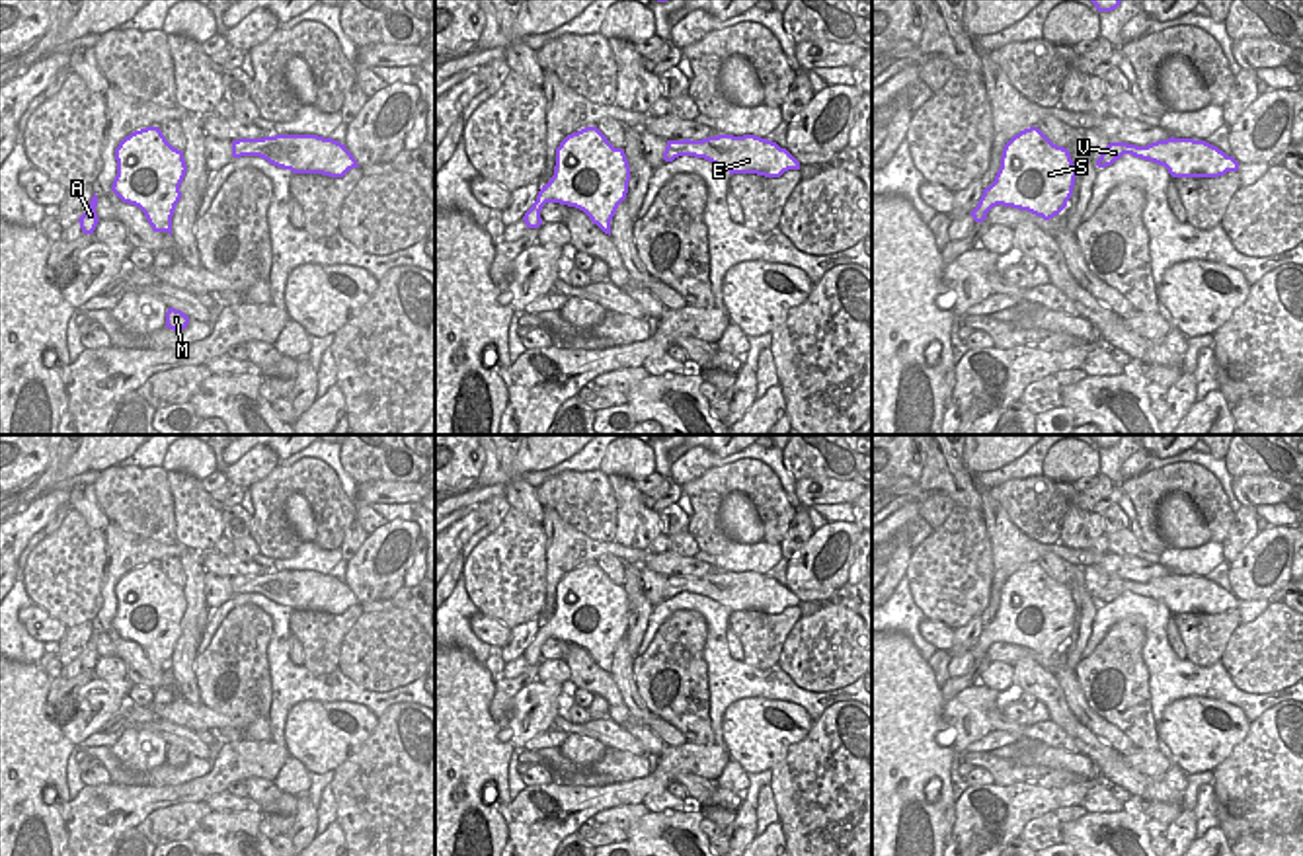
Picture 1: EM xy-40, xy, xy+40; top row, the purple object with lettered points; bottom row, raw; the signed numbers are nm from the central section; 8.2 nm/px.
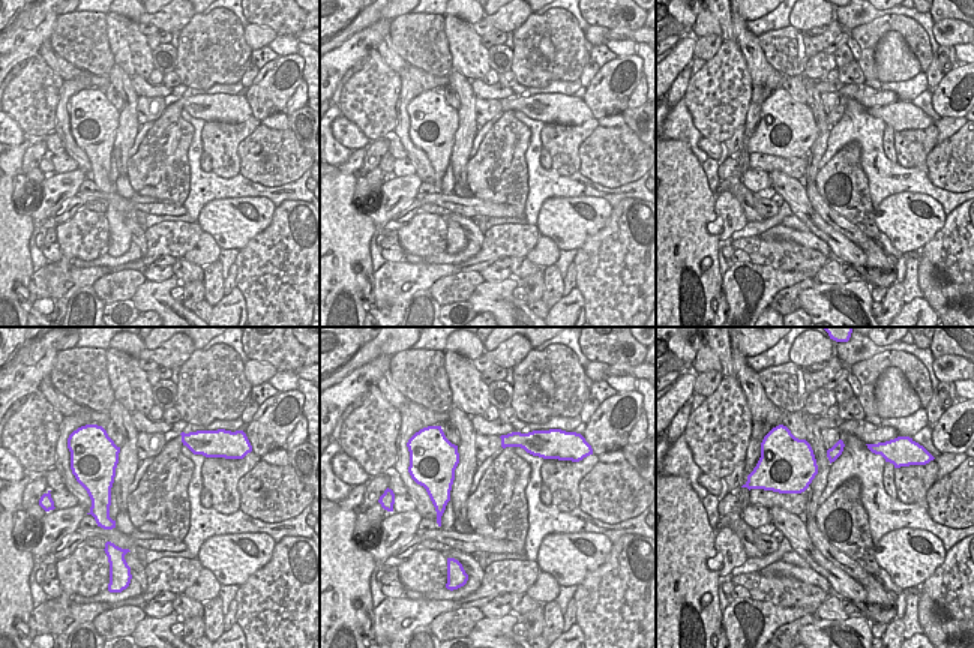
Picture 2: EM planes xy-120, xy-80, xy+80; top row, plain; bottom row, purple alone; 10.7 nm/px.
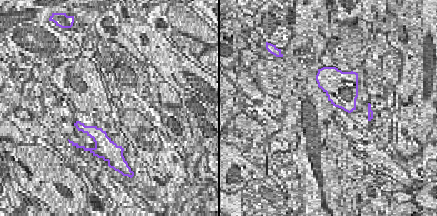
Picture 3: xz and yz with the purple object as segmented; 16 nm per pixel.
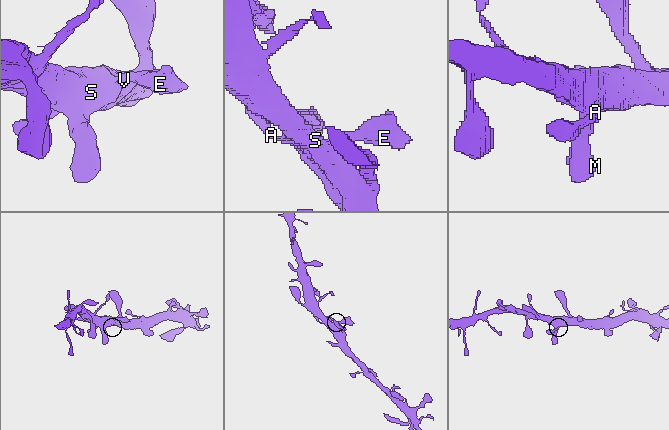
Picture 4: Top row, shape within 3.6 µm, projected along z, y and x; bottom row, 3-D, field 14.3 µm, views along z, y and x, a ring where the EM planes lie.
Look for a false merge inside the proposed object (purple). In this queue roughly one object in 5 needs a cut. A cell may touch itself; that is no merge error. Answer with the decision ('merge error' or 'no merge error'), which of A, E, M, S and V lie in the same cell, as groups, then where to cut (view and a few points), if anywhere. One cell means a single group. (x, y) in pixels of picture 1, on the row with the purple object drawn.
no merge error; groups A E M S V; cut none

